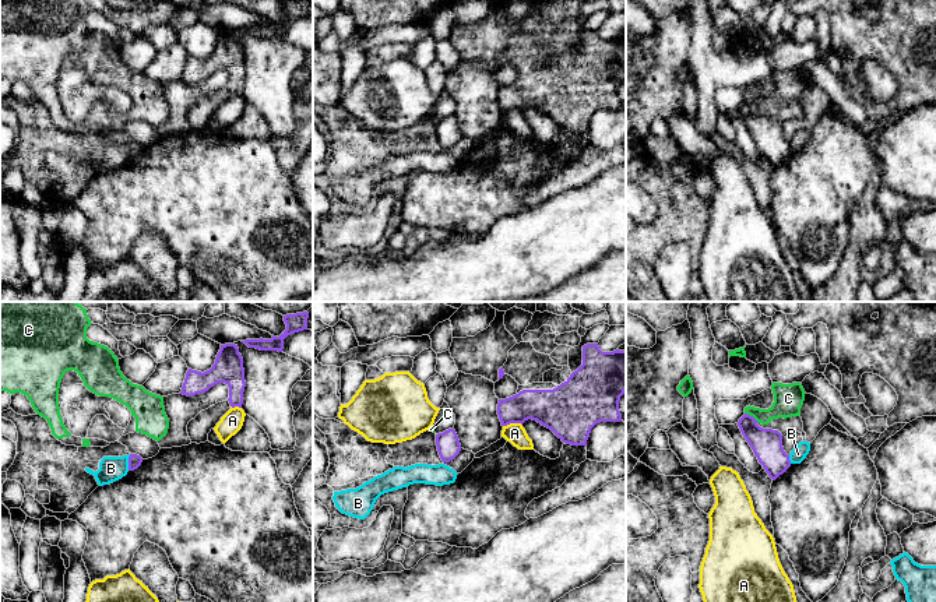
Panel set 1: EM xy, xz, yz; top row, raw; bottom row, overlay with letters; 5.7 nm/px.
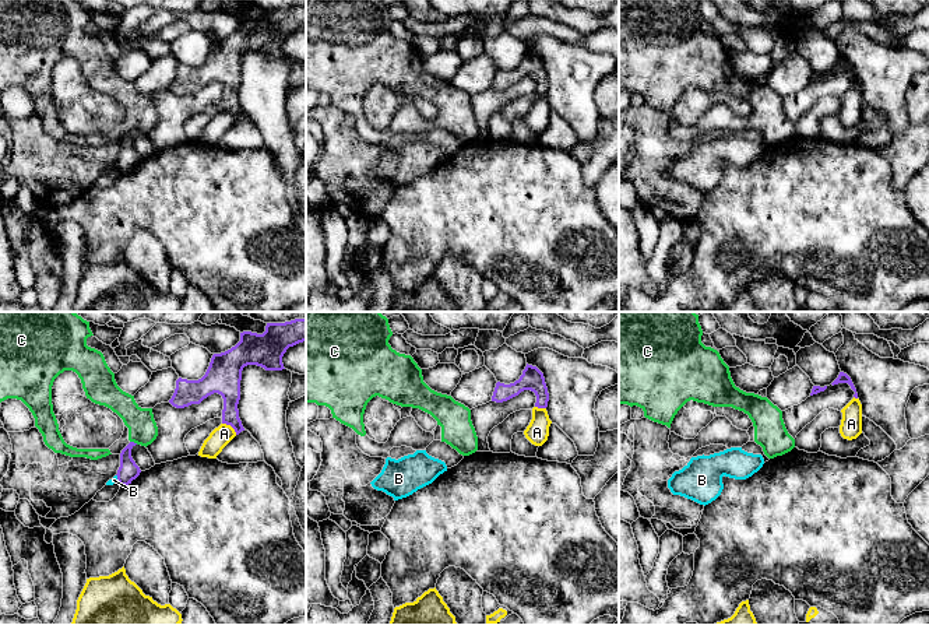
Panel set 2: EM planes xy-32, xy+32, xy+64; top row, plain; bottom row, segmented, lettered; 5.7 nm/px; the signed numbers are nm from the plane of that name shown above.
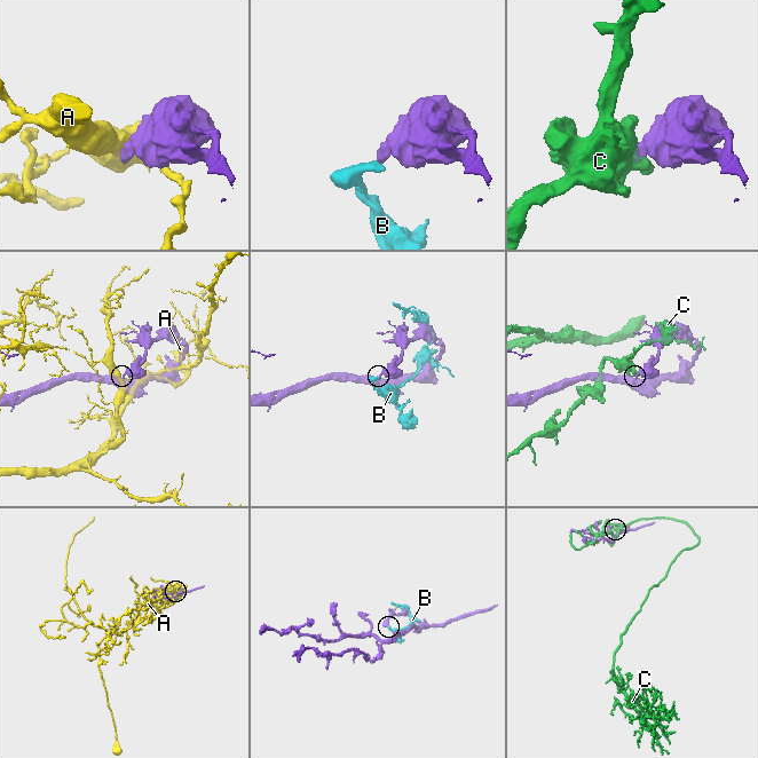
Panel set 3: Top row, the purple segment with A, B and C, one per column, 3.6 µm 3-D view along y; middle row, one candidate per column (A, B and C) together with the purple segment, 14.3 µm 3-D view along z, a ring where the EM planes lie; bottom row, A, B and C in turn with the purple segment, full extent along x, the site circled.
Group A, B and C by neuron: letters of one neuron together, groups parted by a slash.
A / B / C

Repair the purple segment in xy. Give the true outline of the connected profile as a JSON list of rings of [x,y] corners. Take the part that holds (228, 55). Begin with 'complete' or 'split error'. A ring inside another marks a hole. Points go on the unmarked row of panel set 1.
complete; [[[235,31],[221,32],[212,54],[204,60],[189,56],[180,81],[193,84],[204,81],[218,70],[229,74],[229,91],[242,95],[246,74],[243,45]]]

